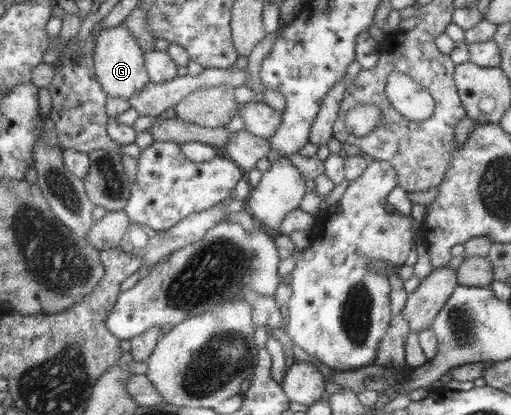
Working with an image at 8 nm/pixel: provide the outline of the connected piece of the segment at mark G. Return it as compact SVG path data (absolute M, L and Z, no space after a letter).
M124 22L110 28L100 28L98 35L93 36L95 49L93 49L93 65L96 80L100 83L107 97L128 99L145 87L148 75L144 66L143 51L137 45L135 36Z

